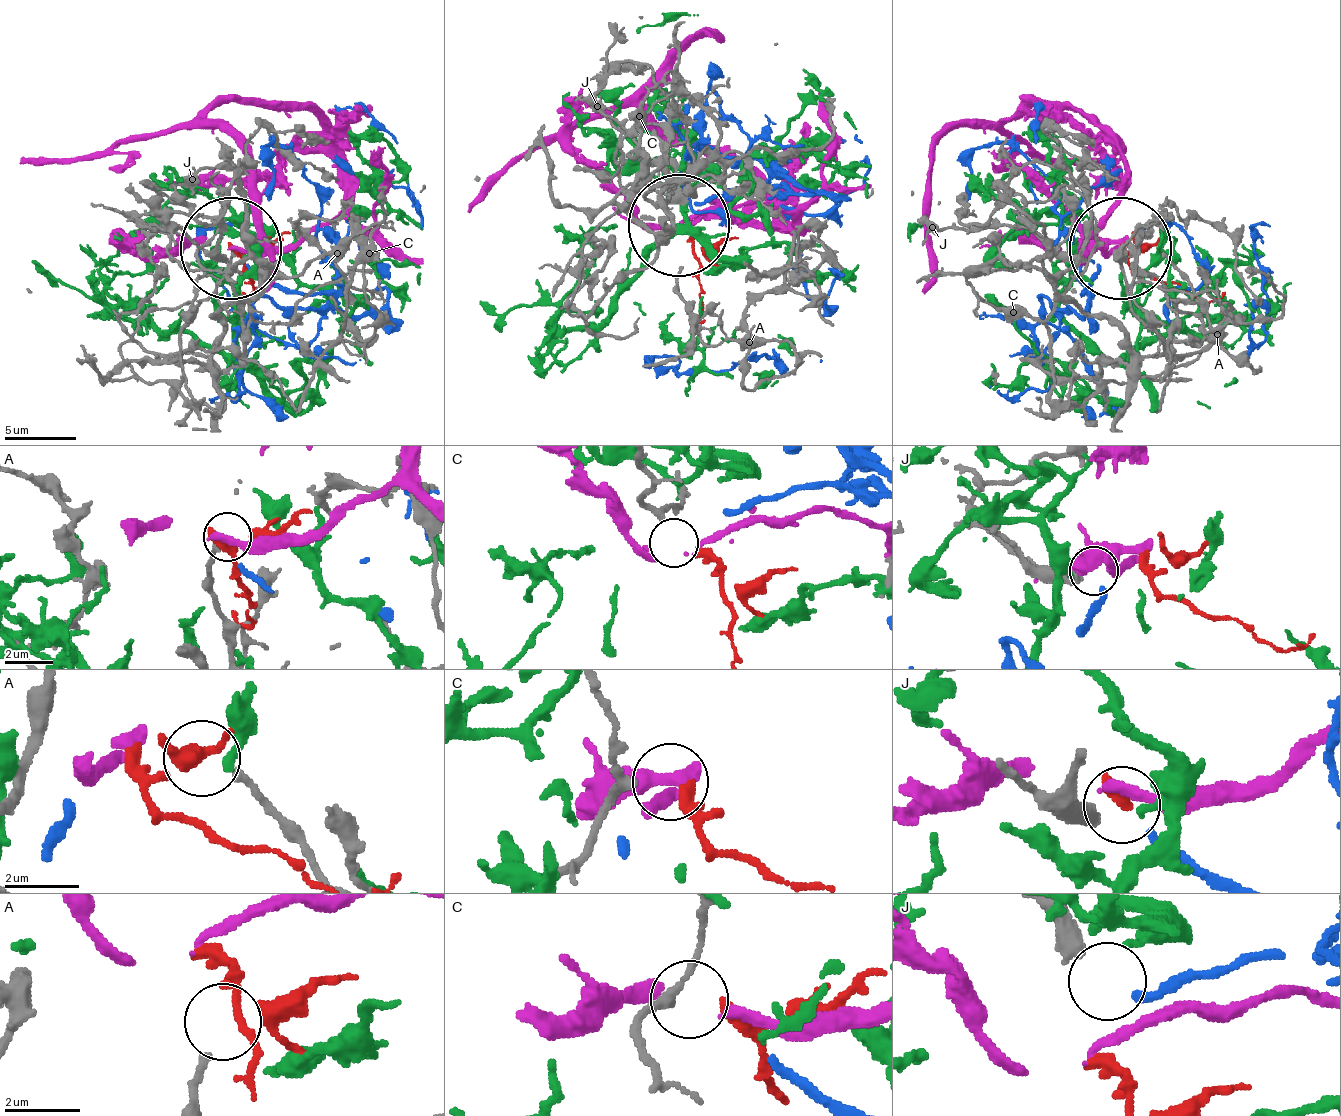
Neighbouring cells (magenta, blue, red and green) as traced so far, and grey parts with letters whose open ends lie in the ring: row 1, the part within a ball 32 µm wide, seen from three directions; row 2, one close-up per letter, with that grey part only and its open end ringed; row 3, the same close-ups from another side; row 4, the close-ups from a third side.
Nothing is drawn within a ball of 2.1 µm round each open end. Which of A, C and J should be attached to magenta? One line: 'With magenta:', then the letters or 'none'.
With magenta: none

